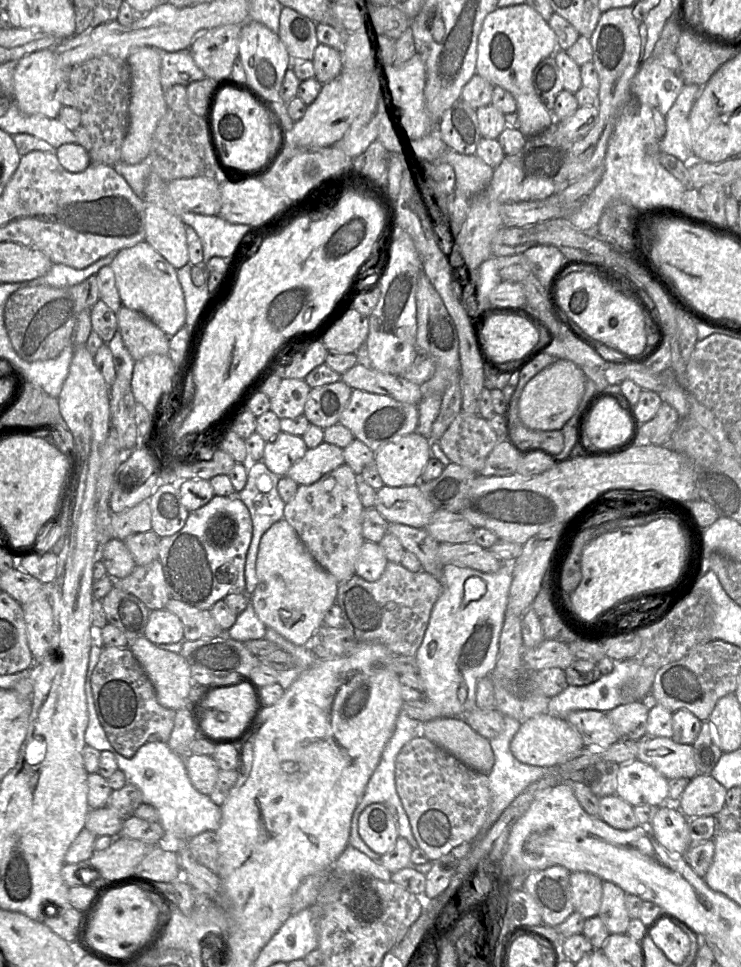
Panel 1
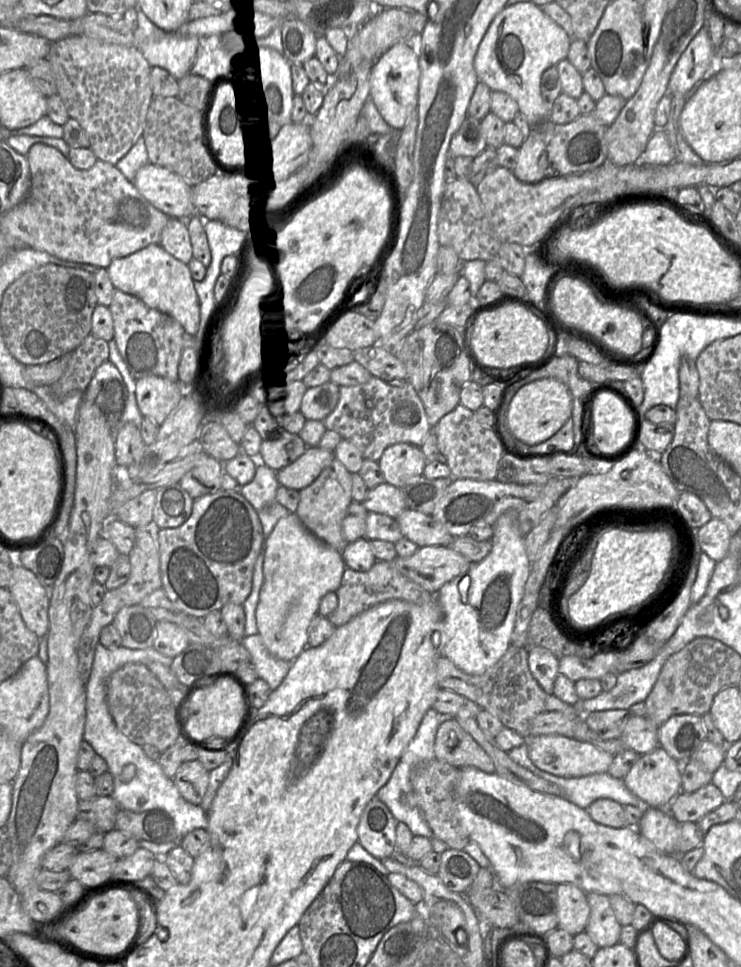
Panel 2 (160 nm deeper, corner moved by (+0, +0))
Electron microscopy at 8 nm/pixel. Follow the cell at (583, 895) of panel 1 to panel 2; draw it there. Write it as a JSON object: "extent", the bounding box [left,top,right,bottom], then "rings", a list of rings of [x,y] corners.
{"extent":[558,883,590,936],"rings":[[[570,883],[558,884],[558,928],[575,936],[585,931],[589,916],[590,907],[587,900],[587,893]]]}

